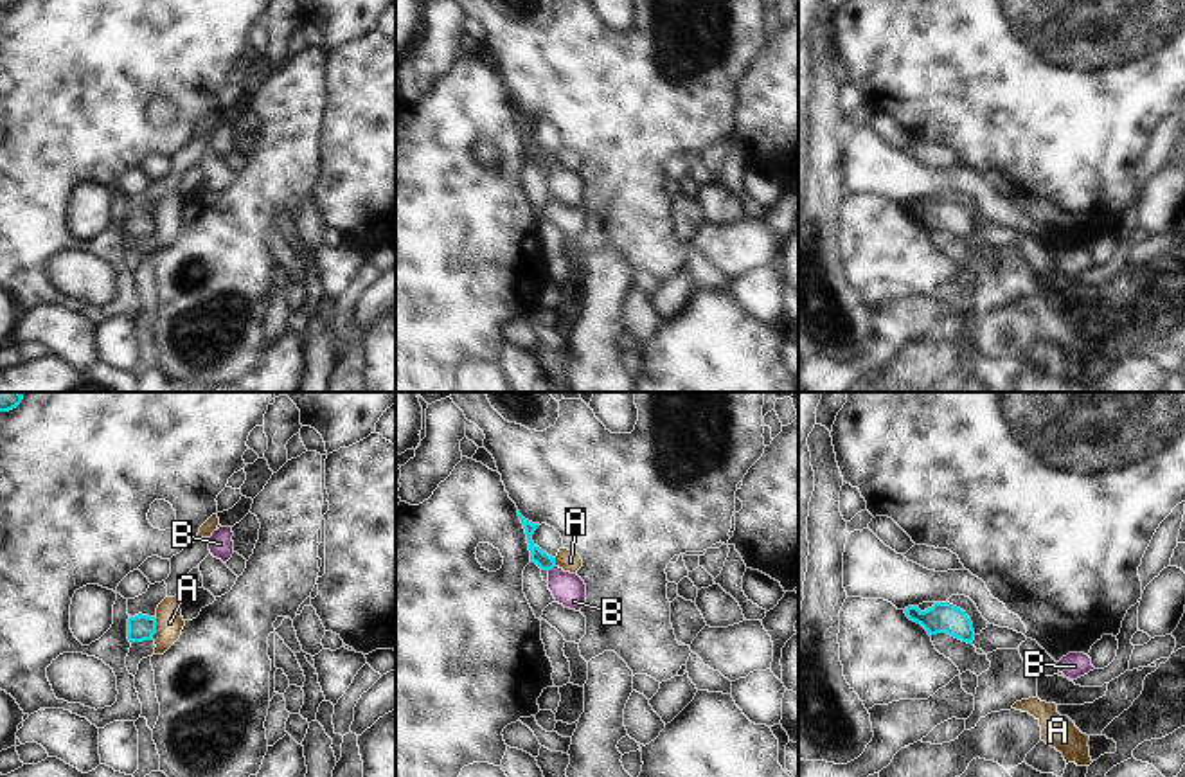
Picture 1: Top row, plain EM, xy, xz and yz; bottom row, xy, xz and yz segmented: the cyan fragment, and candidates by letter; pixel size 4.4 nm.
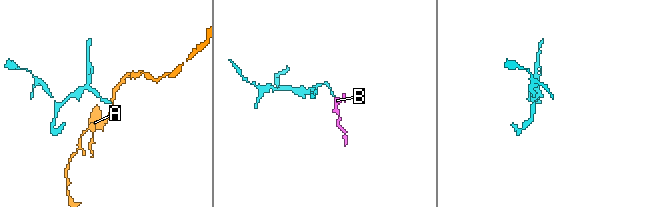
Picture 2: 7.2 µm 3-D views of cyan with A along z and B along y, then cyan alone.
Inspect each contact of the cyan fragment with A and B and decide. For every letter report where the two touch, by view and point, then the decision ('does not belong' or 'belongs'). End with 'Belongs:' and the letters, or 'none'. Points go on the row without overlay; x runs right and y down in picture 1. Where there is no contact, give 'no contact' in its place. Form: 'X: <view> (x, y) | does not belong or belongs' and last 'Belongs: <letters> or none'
A: xy (155, 227) | does not belong
B: xz (551, 166) | belongs
Belongs: B

